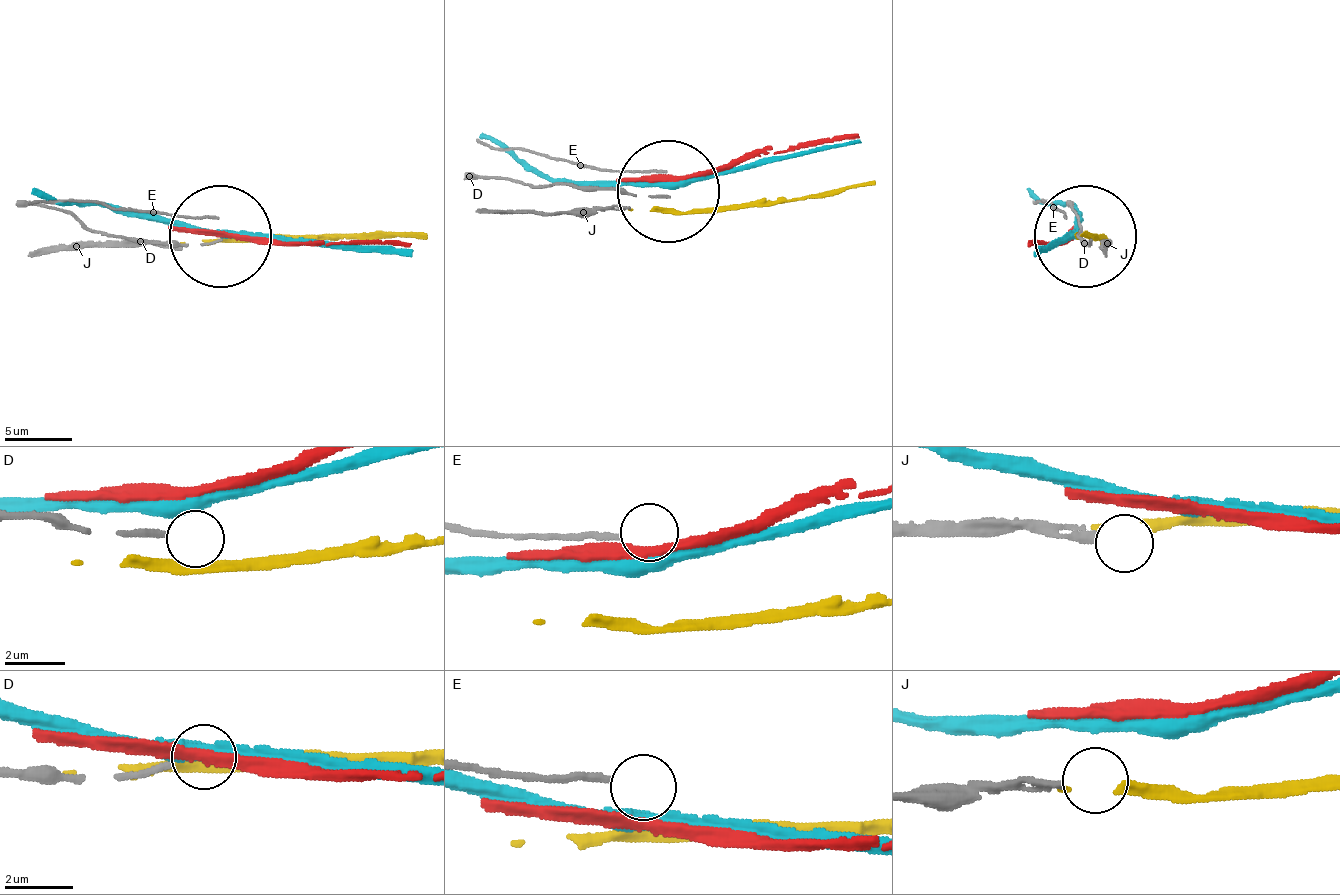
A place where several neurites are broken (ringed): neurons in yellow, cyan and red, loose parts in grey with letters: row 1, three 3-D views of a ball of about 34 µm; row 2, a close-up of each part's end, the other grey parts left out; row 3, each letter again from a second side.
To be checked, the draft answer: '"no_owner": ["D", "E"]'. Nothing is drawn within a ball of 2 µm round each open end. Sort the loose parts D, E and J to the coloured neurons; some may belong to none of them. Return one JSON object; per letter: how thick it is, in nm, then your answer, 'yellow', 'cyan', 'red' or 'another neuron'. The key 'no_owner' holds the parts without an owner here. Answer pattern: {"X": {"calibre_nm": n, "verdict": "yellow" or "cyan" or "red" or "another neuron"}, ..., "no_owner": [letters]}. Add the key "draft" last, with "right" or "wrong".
{"D": {"calibre_nm": 200, "verdict": "another neuron"}, "E": {"calibre_nm": 200, "verdict": "another neuron"}, "J": {"calibre_nm": 260, "verdict": "yellow"}, "no_owner": ["D", "E"], "draft": "right"}

